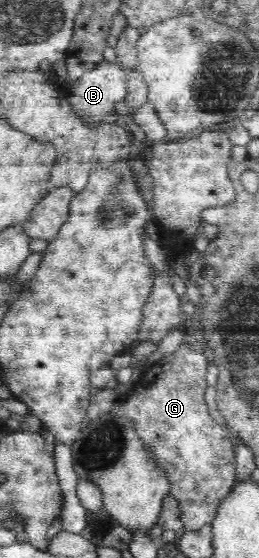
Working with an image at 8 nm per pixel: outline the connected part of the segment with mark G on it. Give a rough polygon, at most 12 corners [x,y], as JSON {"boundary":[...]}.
{"boundary":[[184,340],[110,411],[133,421],[178,501],[211,523],[236,480]]}

